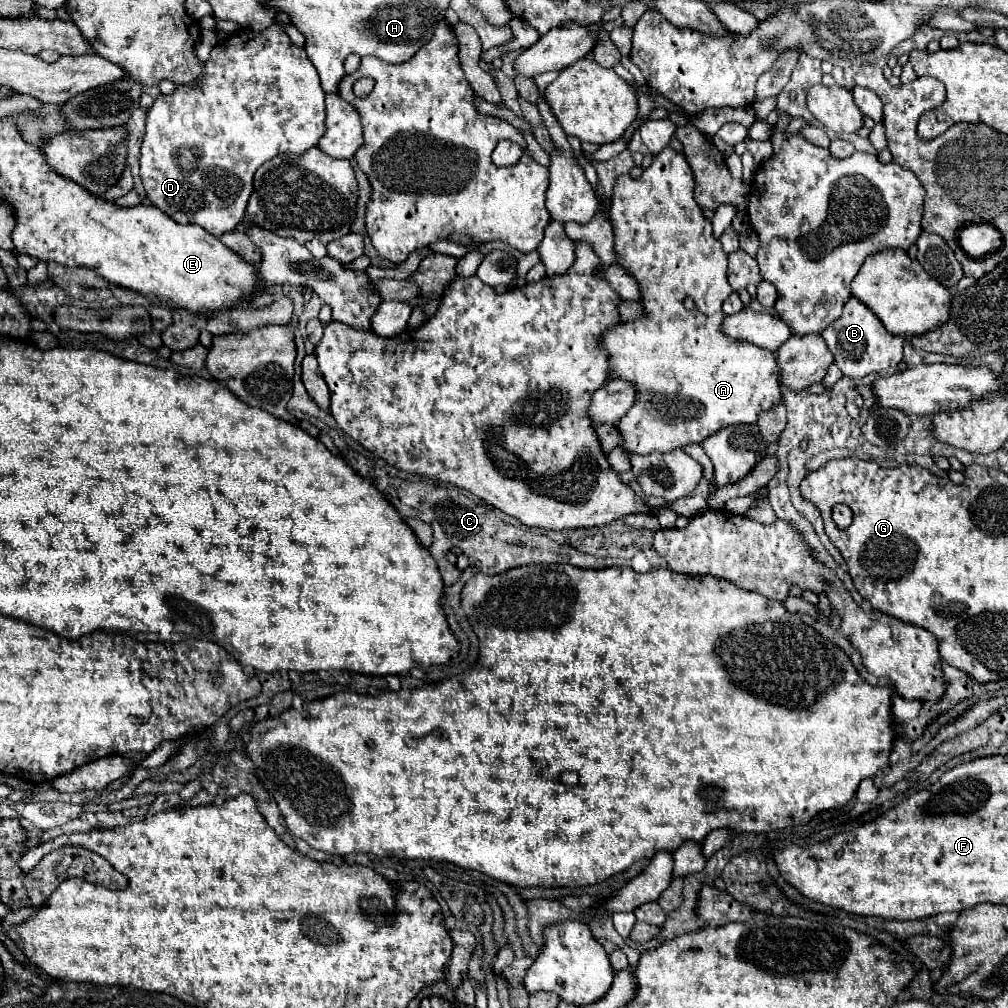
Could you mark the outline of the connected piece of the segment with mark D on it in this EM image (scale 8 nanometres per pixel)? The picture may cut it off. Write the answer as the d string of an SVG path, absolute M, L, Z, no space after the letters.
M271 25L263 31L251 31L251 29L241 29L239 33L227 37L225 41L221 41L217 47L211 49L209 59L205 61L205 75L203 75L203 83L199 87L177 87L173 95L165 97L159 95L151 107L151 111L147 113L147 121L145 121L145 137L143 137L143 145L141 145L141 157L139 157L139 167L141 167L141 181L145 181L145 195L149 197L149 201L163 209L171 219L175 219L177 223L195 223L199 227L203 227L207 233L221 237L225 231L235 229L245 215L247 209L247 201L249 195L253 191L253 175L255 171L269 159L273 159L279 153L291 151L291 153L303 153L309 147L315 147L321 133L325 131L325 91L321 89L319 83L319 73L317 69L311 65L305 49L295 47L289 39L289 35L283 31L283 27L279 25Z

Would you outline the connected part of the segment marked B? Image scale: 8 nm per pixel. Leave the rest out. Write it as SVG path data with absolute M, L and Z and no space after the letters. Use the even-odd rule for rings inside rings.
M851 297L845 303L843 315L837 321L833 321L827 329L823 329L821 335L829 351L833 353L837 367L843 371L843 375L851 379L861 379L861 377L867 377L869 373L893 369L903 359L903 337L891 335L883 327L883 323L855 297Z

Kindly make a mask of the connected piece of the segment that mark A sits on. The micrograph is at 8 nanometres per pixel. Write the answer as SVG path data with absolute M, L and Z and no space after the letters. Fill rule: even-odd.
M665 147L661 153L657 153L653 157L651 167L643 169L641 177L631 177L631 175L619 175L615 179L615 187L613 187L613 195L609 197L609 219L613 223L613 235L615 235L615 263L619 263L619 267L623 267L629 275L633 275L633 279L639 285L641 291L641 307L643 313L637 321L627 321L627 323L617 323L611 325L597 341L599 347L607 351L607 361L609 361L609 377L611 379L625 379L631 381L631 385L635 387L635 403L633 407L619 419L619 423L615 425L619 435L621 435L621 447L627 455L651 455L651 453L673 453L675 449L683 449L687 445L701 445L707 437L711 437L713 433L721 431L723 427L729 425L739 425L739 423L755 423L757 415L761 411L767 411L771 407L775 407L781 401L781 389L779 389L779 379L777 379L777 365L775 365L775 353L763 347L757 347L753 343L747 341L735 341L731 339L727 333L723 333L723 319L727 317L723 313L723 301L733 293L729 281L727 281L727 253L721 247L721 241L715 239L713 229L711 229L711 221L703 215L703 211L699 209L699 205L693 199L693 173L691 167L687 165L683 153L675 153L671 147ZM685 299L693 301L693 307L687 309L685 307Z

